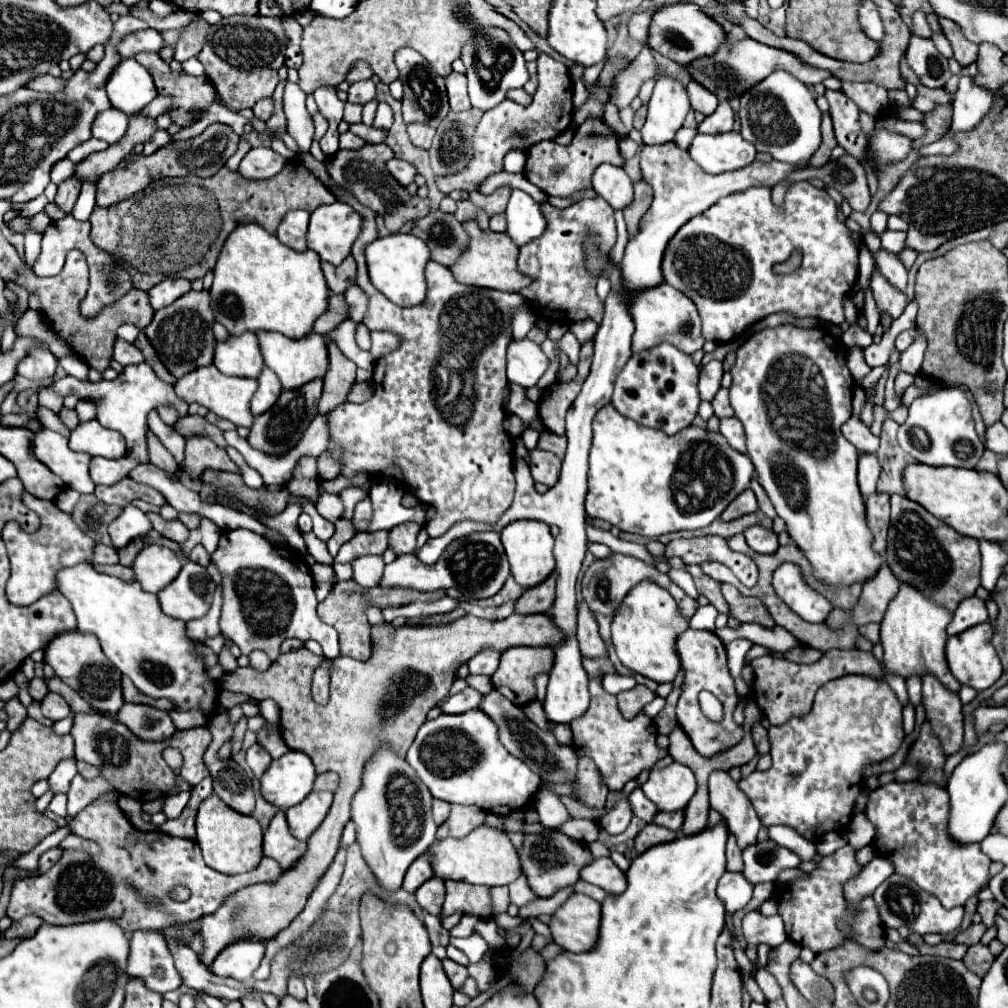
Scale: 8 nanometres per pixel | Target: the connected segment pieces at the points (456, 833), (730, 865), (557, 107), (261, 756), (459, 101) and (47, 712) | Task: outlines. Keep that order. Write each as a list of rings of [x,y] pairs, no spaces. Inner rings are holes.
[[[454,804],[452,810],[450,810],[448,820],[438,828],[436,838],[438,840],[448,838],[448,836],[452,836],[452,838],[464,838],[474,828],[482,826],[484,818],[486,818],[486,812],[482,808],[478,808],[478,806],[460,806],[460,804]]]
[[[732,834],[728,836],[728,844],[726,844],[726,868],[730,872],[740,872],[742,870],[742,850],[736,846],[736,840],[732,838]]]
[[[548,54],[538,56],[538,90],[530,106],[520,106],[512,100],[500,102],[500,106],[484,112],[474,136],[472,136],[472,158],[468,166],[450,176],[436,178],[438,190],[448,196],[452,190],[468,190],[474,192],[478,186],[496,172],[502,172],[502,160],[510,150],[524,150],[536,142],[552,140],[562,134],[572,124],[572,82],[566,64],[550,58]]]
[[[254,744],[254,746],[250,746],[246,750],[246,762],[248,762],[250,770],[254,772],[254,776],[260,778],[264,774],[264,770],[270,766],[272,758],[270,758],[270,754],[260,744]]]
[[[458,72],[448,74],[446,76],[446,92],[448,92],[452,112],[464,112],[470,108],[470,98],[468,98],[464,74],[458,74]]]
[[[50,692],[40,704],[42,704],[42,714],[52,722],[58,722],[70,714],[70,706],[64,702],[64,698],[60,698],[60,694]]]

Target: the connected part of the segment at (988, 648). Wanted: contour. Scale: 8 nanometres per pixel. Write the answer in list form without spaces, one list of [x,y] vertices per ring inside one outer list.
[[[984,622],[974,628],[964,630],[962,634],[950,636],[946,642],[946,662],[948,662],[950,672],[954,674],[954,678],[960,684],[972,686],[978,692],[990,688],[1002,676],[1002,664],[992,646],[992,626],[988,622]]]

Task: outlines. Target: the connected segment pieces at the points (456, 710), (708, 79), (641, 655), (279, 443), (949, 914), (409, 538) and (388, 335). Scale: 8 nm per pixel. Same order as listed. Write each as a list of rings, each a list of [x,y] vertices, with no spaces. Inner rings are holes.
[[[466,688],[454,696],[448,696],[446,702],[440,704],[442,714],[464,714],[468,710],[474,710],[480,706],[482,694],[476,692],[474,688]]]
[[[726,38],[712,56],[698,58],[698,60],[686,64],[684,70],[690,74],[692,80],[706,86],[706,90],[710,90],[712,94],[716,94],[718,100],[728,100],[732,96],[740,98],[744,92],[748,92],[752,86],[762,82],[774,70],[786,70],[788,74],[792,74],[794,78],[798,78],[804,84],[818,84],[830,76],[828,70],[816,70],[812,66],[804,66],[798,58],[792,58],[792,54],[788,54],[784,50],[768,48],[764,44],[758,44],[752,38],[744,38],[738,42],[730,42]]]
[[[642,580],[626,594],[626,598],[622,600],[620,608],[614,614],[612,644],[616,648],[620,662],[632,672],[656,680],[658,684],[672,682],[680,668],[672,644],[674,638],[686,628],[688,628],[688,620],[678,614],[676,602],[670,596],[670,592],[658,586],[654,580]]]
[[[316,378],[294,390],[284,390],[270,410],[266,410],[264,414],[254,418],[254,422],[250,426],[250,436],[248,436],[250,446],[256,446],[258,450],[264,450],[268,454],[288,452],[288,448],[296,446],[302,432],[308,428],[308,424],[316,416],[316,406],[318,406],[320,394],[322,394],[322,378]]]
[[[892,874],[888,880],[884,880],[880,884],[874,890],[874,900],[878,904],[880,918],[888,928],[908,926],[912,932],[918,932],[918,934],[932,934],[932,932],[948,934],[948,932],[956,930],[964,918],[964,906],[944,910],[944,906],[940,906],[940,900],[934,894],[920,890],[920,886],[916,886],[916,882],[912,882],[912,878],[906,878],[900,874]]]
[[[404,522],[404,524],[394,526],[388,534],[388,548],[392,548],[392,552],[396,556],[412,554],[416,548],[416,536],[418,536],[420,528],[422,526],[416,522]]]
[[[372,332],[372,356],[382,358],[390,352],[394,352],[400,346],[400,338],[394,332]]]

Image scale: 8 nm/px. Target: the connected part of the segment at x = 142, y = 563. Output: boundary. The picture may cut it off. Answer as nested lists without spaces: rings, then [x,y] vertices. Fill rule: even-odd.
[[[148,544],[138,552],[132,564],[132,570],[140,586],[146,592],[156,594],[164,586],[168,586],[172,578],[176,578],[182,564],[184,562],[170,548],[160,546],[160,544]]]

